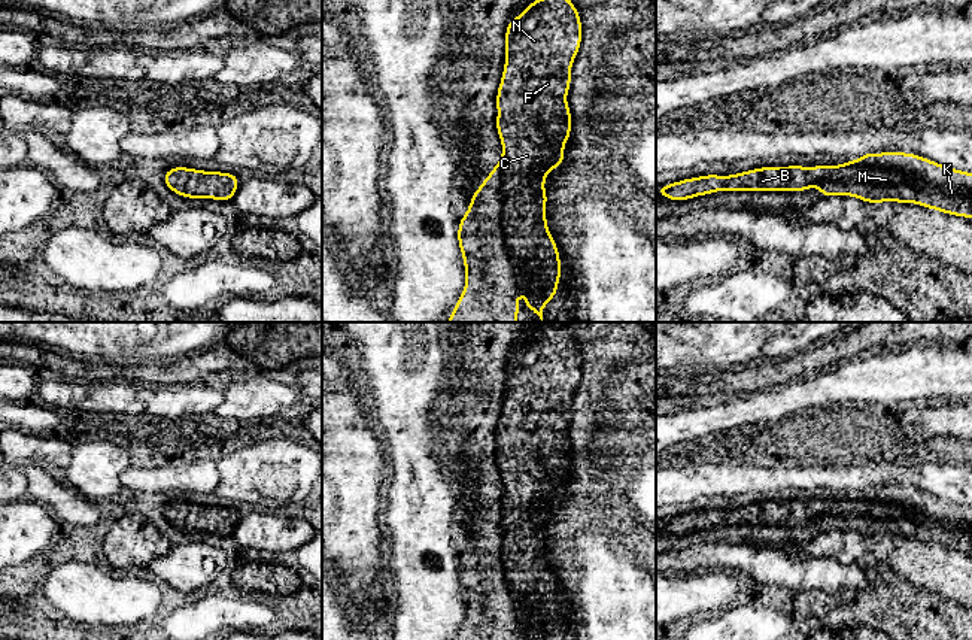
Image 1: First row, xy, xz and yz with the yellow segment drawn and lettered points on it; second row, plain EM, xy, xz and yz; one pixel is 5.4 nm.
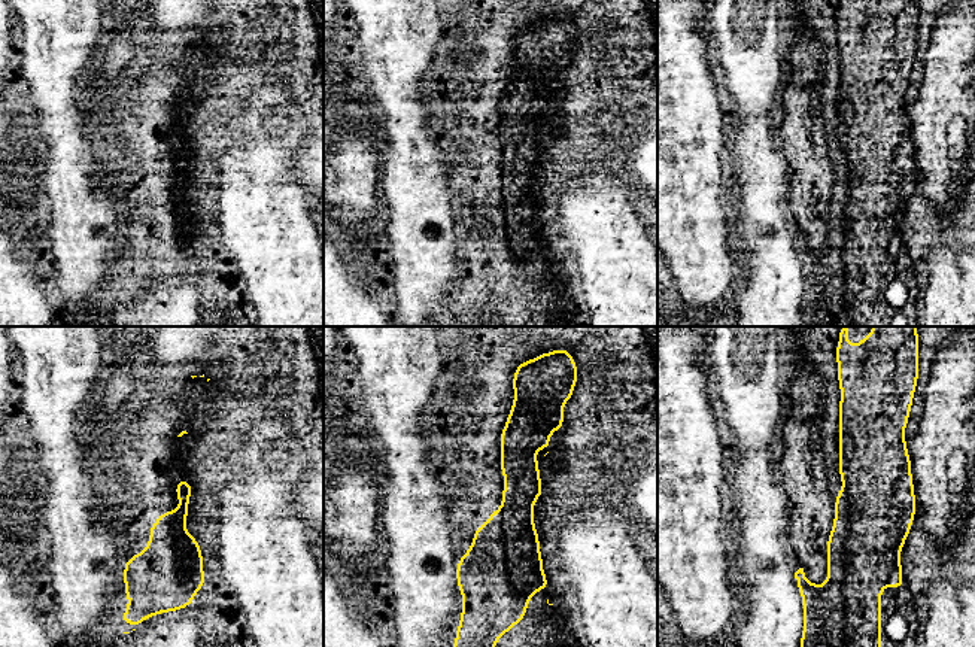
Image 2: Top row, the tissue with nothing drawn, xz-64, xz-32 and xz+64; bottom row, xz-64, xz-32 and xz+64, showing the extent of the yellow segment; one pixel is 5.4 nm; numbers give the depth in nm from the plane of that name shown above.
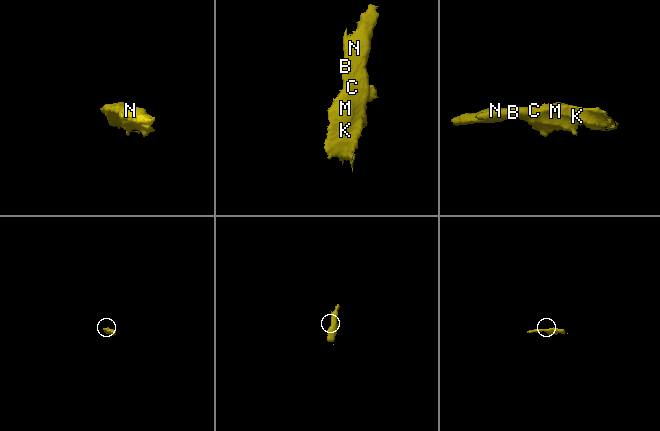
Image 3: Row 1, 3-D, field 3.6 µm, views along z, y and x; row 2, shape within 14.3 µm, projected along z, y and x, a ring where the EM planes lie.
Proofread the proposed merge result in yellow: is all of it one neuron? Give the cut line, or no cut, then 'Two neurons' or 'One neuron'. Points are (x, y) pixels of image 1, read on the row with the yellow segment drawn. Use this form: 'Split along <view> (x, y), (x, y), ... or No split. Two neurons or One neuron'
No split. One neuron

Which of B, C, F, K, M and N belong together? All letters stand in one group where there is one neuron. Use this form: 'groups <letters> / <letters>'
groups B C F K M N

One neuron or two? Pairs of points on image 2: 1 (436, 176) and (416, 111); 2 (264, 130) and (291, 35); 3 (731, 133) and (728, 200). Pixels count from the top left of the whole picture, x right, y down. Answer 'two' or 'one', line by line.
1: one
2: two
3: one

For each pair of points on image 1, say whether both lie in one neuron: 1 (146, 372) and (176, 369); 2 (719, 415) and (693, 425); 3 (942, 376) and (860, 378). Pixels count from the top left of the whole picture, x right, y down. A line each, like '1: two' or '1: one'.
1: one
2: one
3: one

